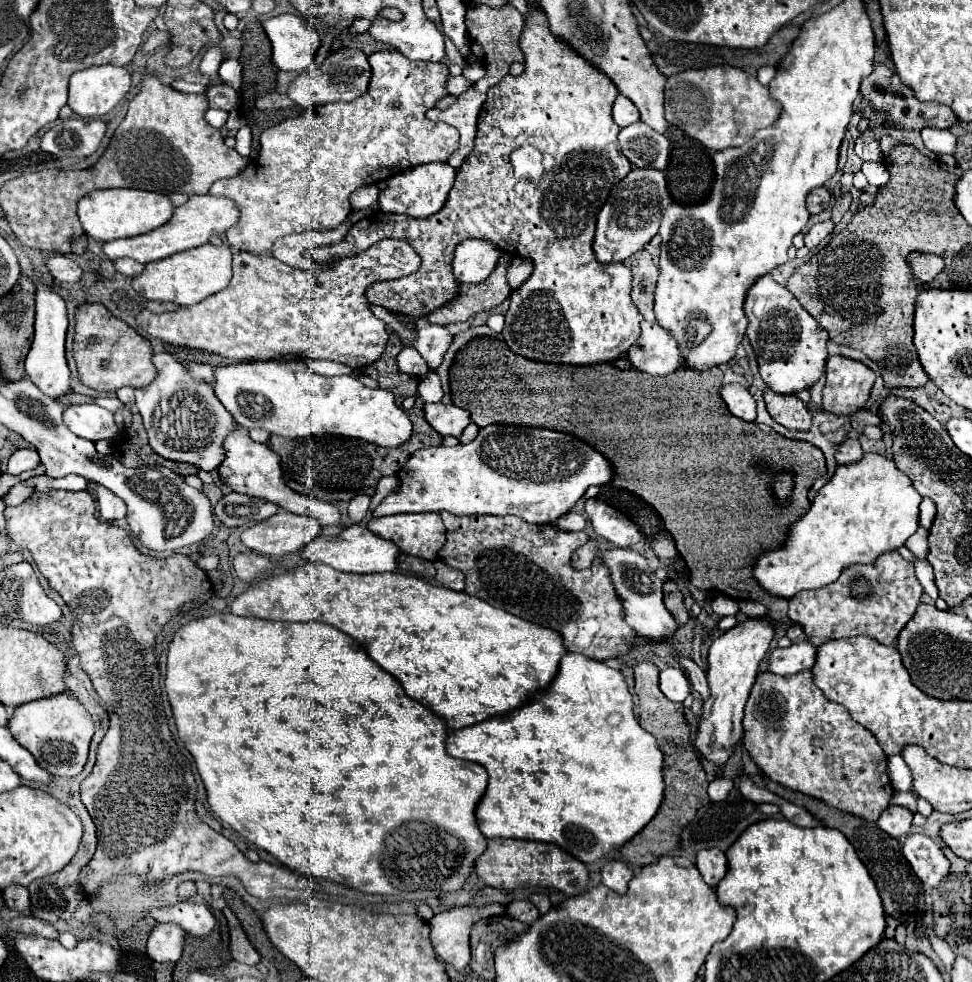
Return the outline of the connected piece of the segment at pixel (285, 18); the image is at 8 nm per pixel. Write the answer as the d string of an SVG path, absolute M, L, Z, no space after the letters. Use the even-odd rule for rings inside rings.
M279 14L263 22L263 30L271 40L271 62L277 70L305 70L319 48L317 30L301 16Z

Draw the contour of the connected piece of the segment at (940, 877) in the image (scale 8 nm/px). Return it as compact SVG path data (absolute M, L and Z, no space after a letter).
M909 834L903 844L903 854L923 884L937 886L947 880L951 862L929 836Z

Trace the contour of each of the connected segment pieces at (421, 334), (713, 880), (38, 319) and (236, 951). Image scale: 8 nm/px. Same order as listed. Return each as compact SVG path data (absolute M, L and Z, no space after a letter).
M397 314L397 316L403 324L415 326L415 338L411 340L411 348L415 348L423 356L423 360L429 364L431 370L437 368L453 340L447 328L439 324L431 324L427 318L407 318L403 314Z
M701 850L697 854L697 862L695 862L699 874L703 876L703 880L709 884L709 886L717 886L721 882L721 878L725 876L727 872L727 858L725 858L725 852L721 850Z
M51 288L37 290L37 314L35 314L35 338L31 350L25 358L25 372L27 378L35 382L35 386L47 394L49 398L57 400L71 392L69 386L69 368L65 362L65 334L67 334L67 310L65 300L57 296Z
M225 908L223 910L225 918L227 918L227 926L229 926L229 952L231 952L231 958L237 960L237 962L243 962L243 964L257 964L261 958L259 954L253 950L253 946L249 944L243 928L239 926L239 920L235 918L235 914Z

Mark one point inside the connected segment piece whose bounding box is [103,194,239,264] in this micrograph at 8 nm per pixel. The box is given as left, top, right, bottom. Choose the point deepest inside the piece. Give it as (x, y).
(192, 224)

